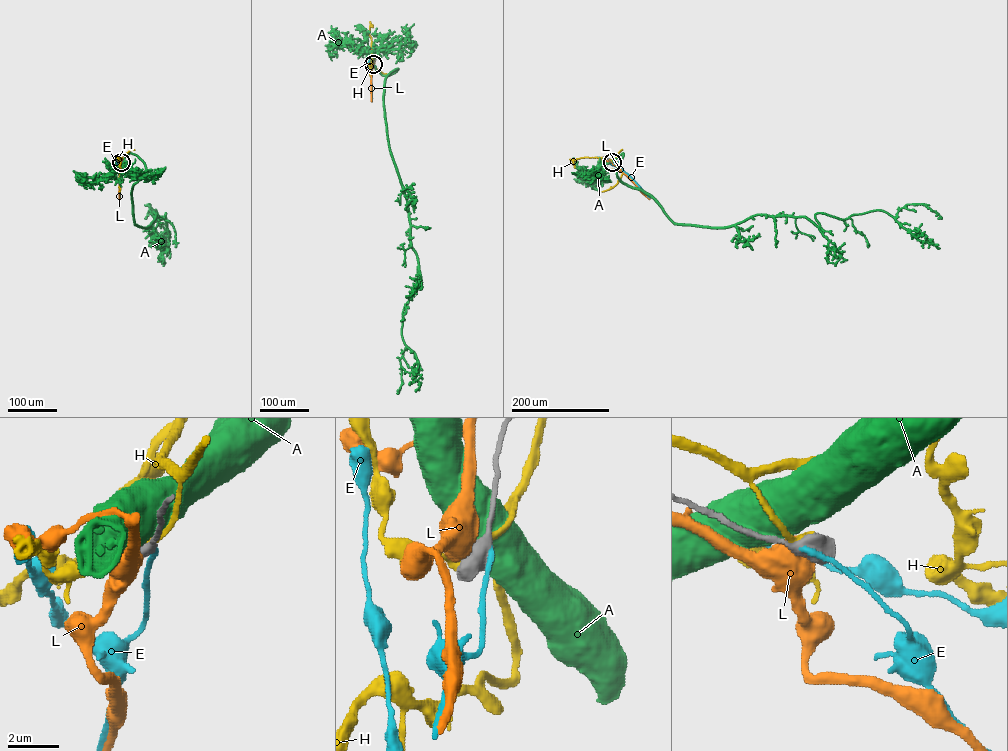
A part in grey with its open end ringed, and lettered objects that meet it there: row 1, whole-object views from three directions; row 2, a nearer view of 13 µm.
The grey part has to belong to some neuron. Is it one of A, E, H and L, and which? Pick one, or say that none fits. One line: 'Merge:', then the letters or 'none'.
Merge: E

